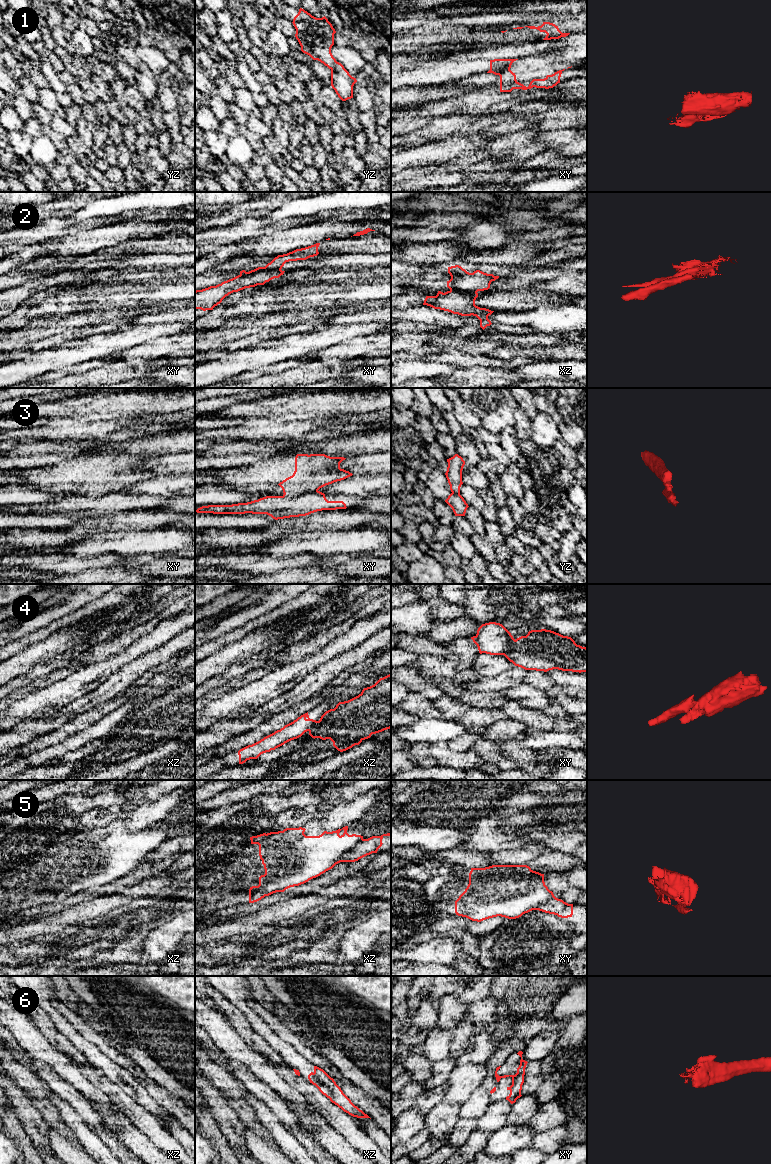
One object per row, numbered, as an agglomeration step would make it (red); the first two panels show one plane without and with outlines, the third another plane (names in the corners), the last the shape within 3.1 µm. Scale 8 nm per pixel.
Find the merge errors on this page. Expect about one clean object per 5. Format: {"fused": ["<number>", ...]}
{"fused": ["1", "2", "3", "4", "5"]}

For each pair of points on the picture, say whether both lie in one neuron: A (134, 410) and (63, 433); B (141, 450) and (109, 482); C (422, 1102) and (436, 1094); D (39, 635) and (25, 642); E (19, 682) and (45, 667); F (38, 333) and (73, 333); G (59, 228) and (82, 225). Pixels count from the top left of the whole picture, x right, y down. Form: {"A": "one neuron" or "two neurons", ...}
{"A": "two neurons", "B": "two neurons", "C": "one neuron", "D": "one neuron", "E": "one neuron", "F": "two neurons", "G": "one neuron"}

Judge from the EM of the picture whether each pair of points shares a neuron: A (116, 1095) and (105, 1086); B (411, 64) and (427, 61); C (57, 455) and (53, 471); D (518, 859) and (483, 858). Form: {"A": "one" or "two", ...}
{"A": "one", "B": "one", "C": "two", "D": "two"}

